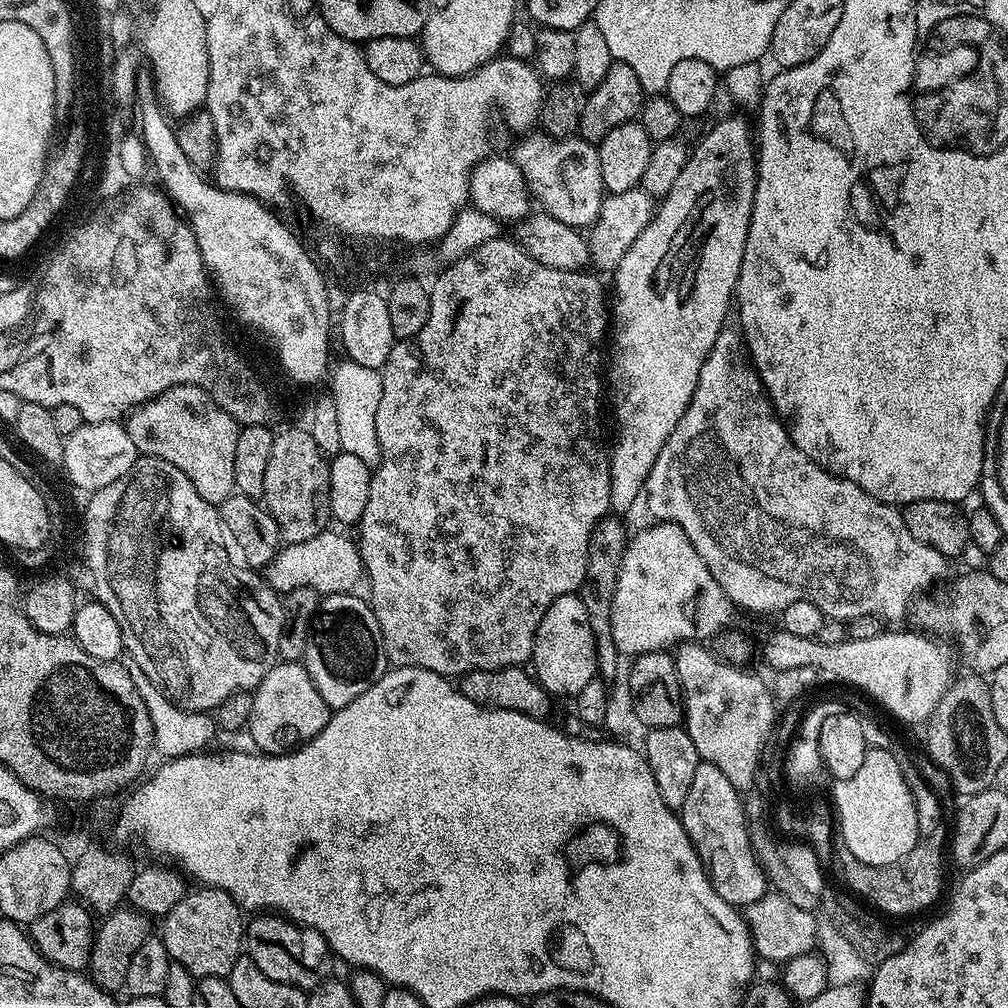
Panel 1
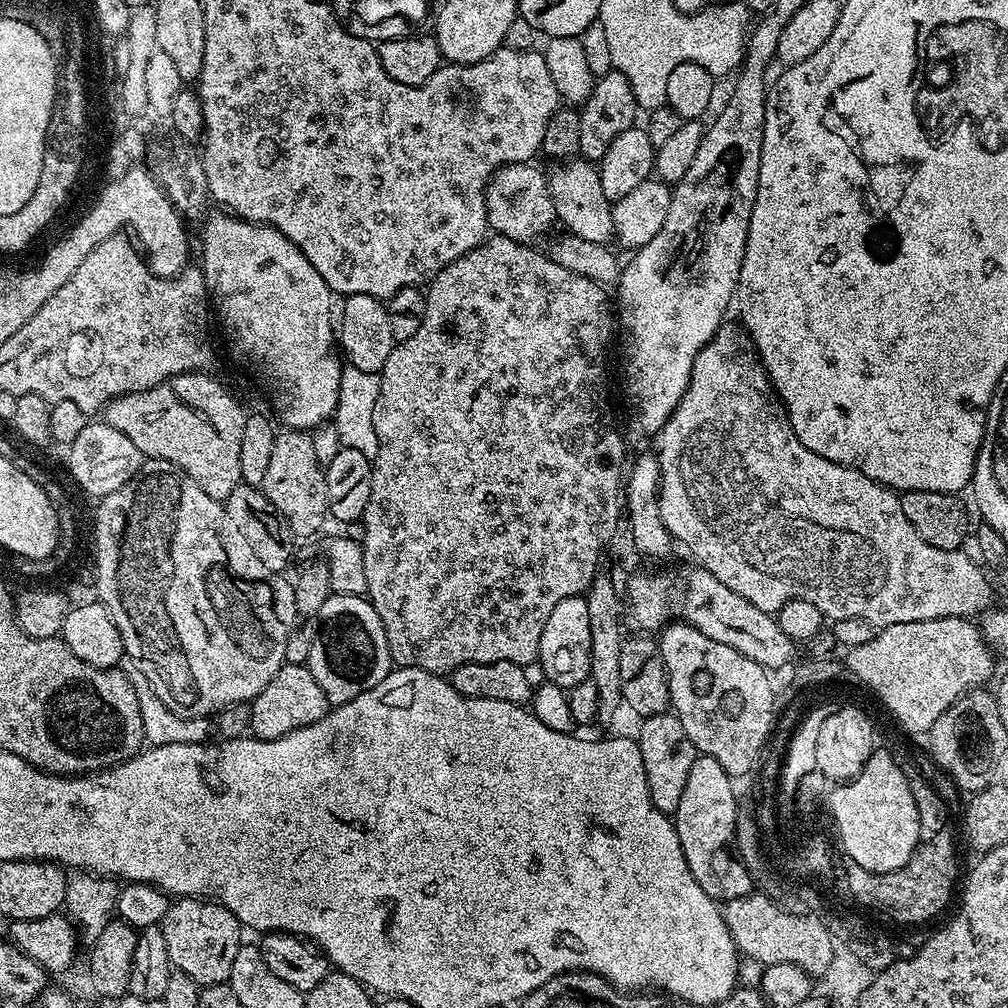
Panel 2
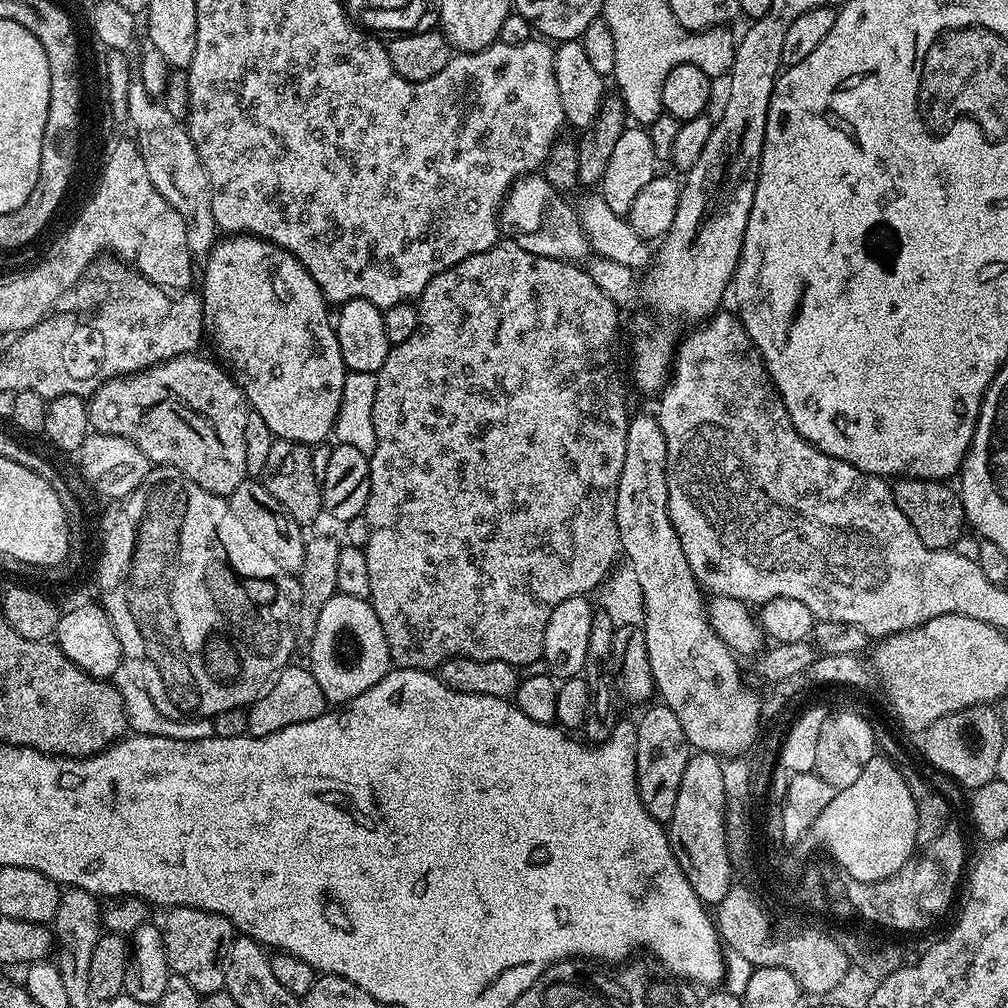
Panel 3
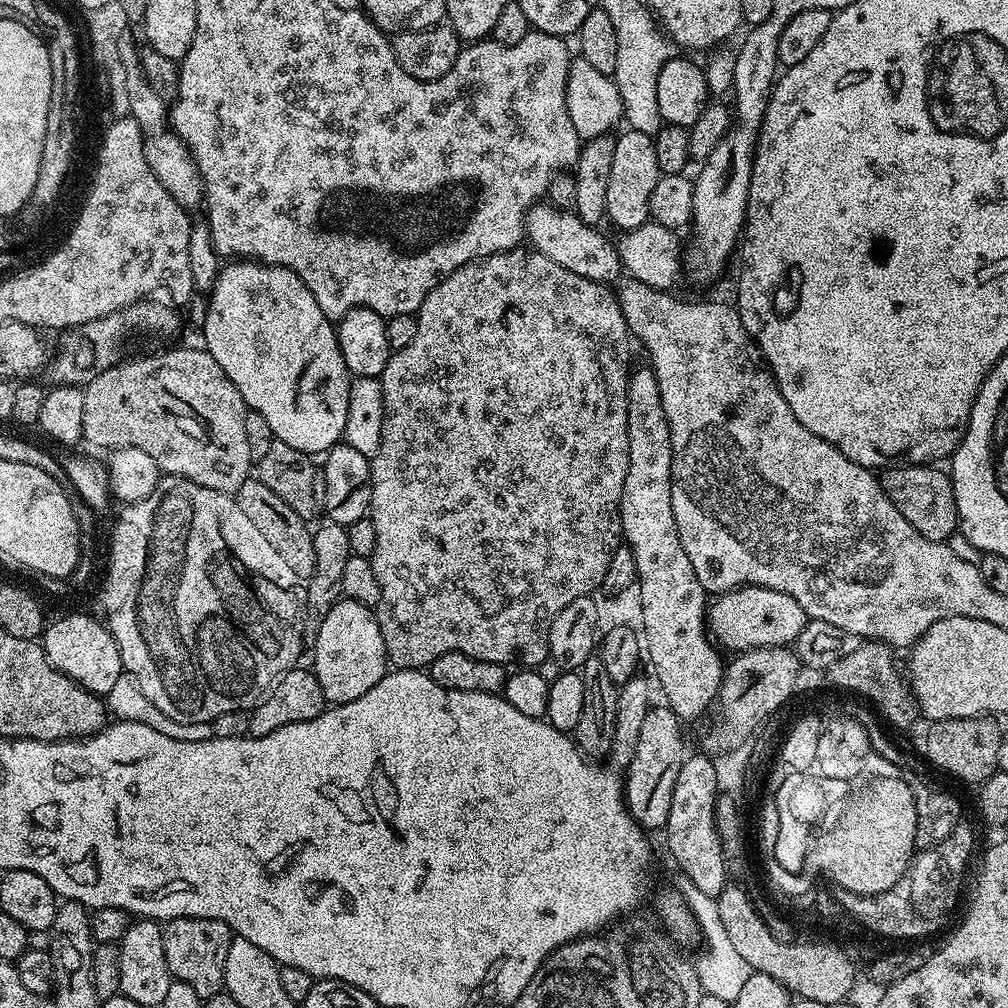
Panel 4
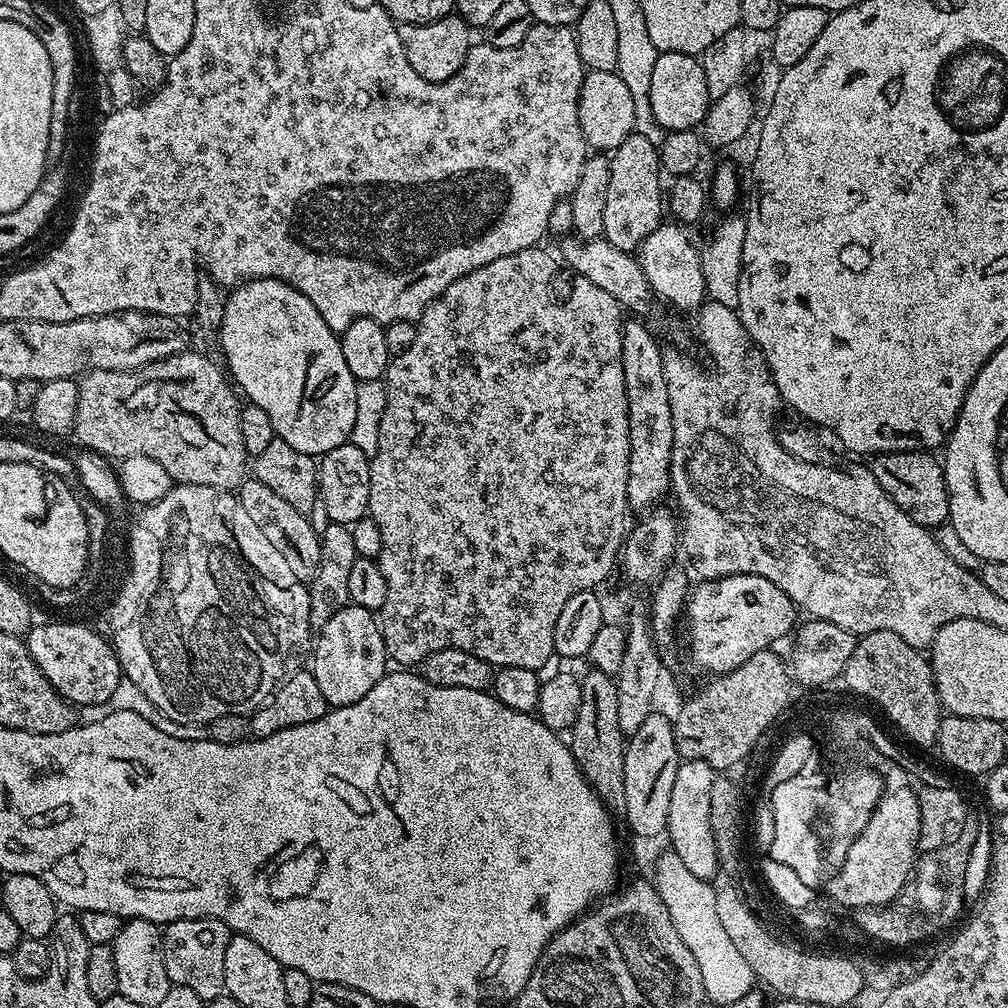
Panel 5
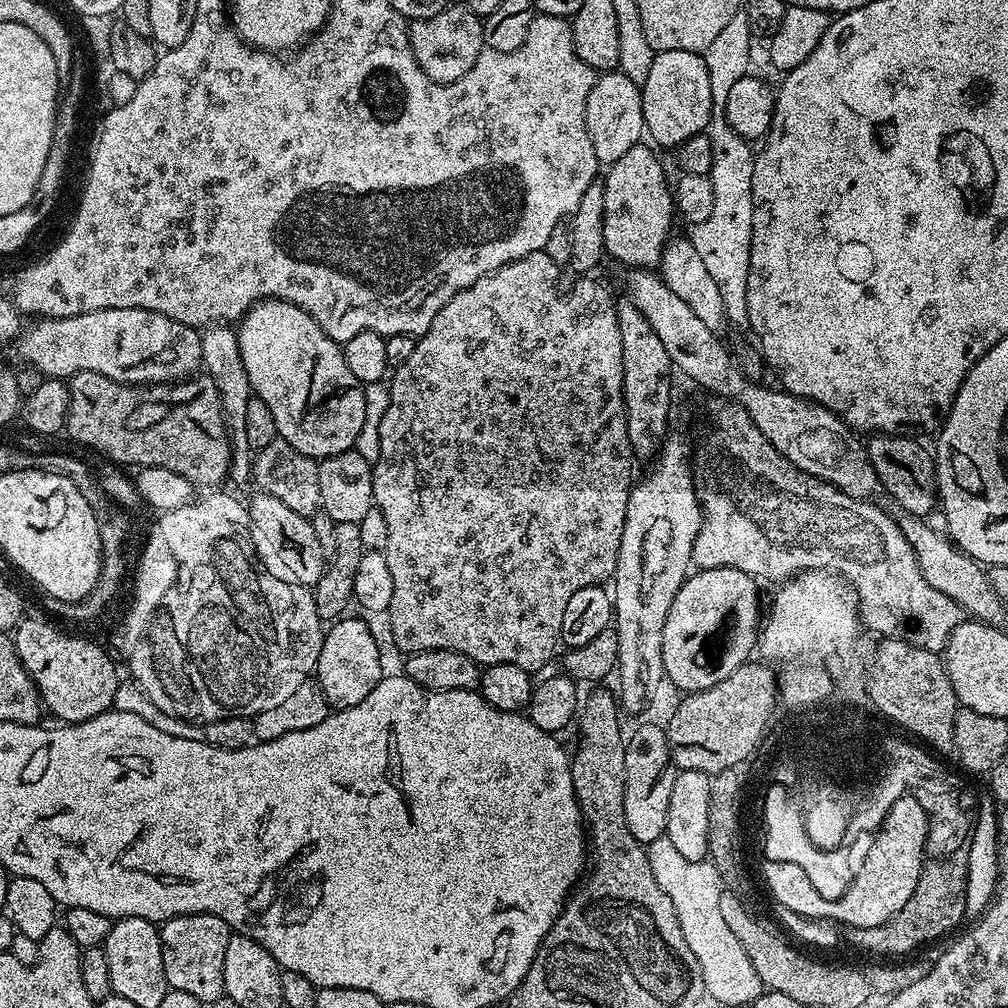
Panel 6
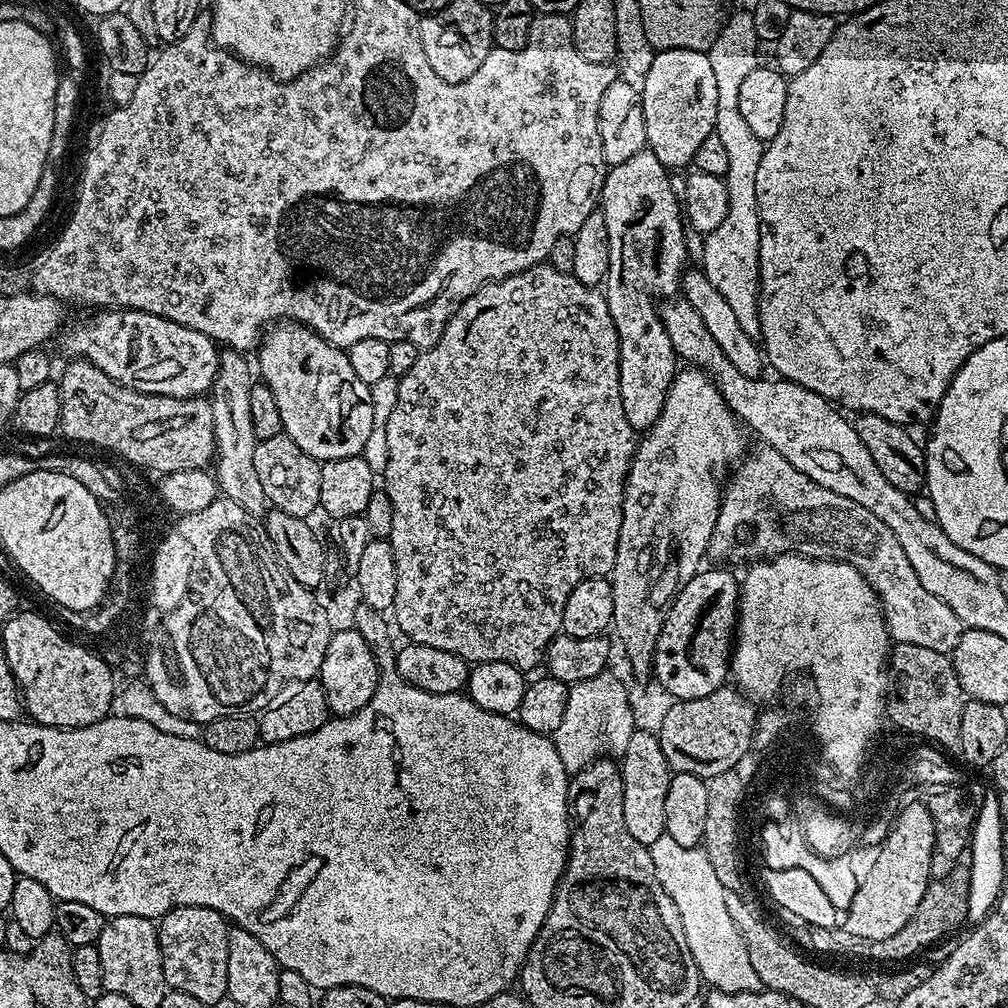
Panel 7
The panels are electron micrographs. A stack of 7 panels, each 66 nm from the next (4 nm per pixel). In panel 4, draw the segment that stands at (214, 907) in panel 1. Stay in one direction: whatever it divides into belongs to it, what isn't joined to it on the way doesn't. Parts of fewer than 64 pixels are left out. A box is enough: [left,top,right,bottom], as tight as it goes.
[163,916,234,998]

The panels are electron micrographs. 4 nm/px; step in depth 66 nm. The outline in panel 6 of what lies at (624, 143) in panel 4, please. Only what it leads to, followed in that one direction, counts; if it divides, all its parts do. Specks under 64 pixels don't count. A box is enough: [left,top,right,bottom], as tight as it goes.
[602,142,674,270]

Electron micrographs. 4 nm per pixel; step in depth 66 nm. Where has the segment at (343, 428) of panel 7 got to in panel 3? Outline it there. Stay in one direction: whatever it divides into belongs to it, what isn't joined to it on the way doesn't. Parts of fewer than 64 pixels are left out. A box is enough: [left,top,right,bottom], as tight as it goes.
[202,234,346,446]

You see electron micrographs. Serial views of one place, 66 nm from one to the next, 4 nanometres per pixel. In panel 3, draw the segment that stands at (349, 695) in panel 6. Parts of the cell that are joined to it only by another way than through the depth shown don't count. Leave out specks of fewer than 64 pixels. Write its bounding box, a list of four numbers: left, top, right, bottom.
[310,594,390,706]

